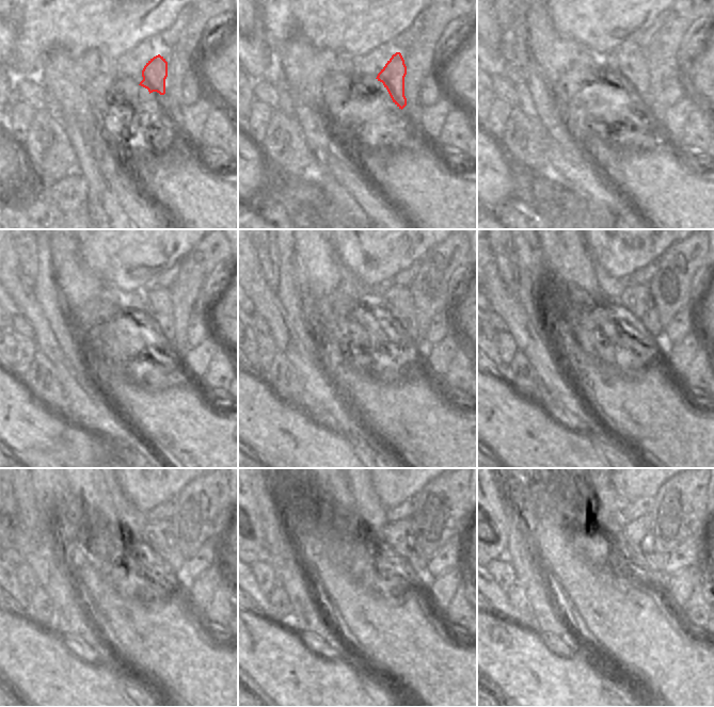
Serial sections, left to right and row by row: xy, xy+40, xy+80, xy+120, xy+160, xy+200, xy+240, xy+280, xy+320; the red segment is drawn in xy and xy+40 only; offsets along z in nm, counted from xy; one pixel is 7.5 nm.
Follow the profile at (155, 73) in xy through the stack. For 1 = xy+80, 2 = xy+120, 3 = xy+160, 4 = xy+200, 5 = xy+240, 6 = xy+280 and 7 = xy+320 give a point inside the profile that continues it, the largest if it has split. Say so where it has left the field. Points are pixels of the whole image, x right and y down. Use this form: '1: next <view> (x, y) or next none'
1: next xy+80 (633, 68)
2: next xy+120 (155, 302)
3: next xy+160 (395, 300)
4: next xy+200 (636, 301)
5: next xy+240 (158, 534)
6: next xy+280 (399, 536)
7: next xy+320 (638, 533)

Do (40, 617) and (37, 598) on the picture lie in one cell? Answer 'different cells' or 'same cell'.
same cell

